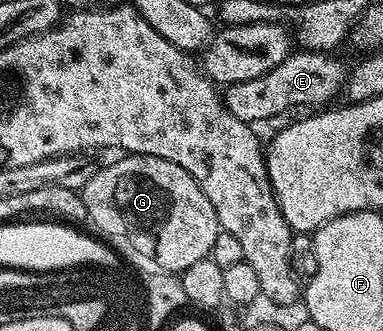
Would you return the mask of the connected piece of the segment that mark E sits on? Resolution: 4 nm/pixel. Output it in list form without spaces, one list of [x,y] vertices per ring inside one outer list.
[[[301,49],[293,52],[286,60],[282,60],[282,64],[278,64],[278,68],[270,68],[270,72],[254,76],[254,80],[242,80],[227,87],[222,94],[226,108],[230,108],[230,112],[234,112],[238,120],[257,124],[256,122],[264,122],[267,118],[276,118],[295,106],[319,107],[324,104],[319,102],[326,101],[339,90],[341,93],[346,86],[346,66],[332,57],[336,56],[319,50]]]

